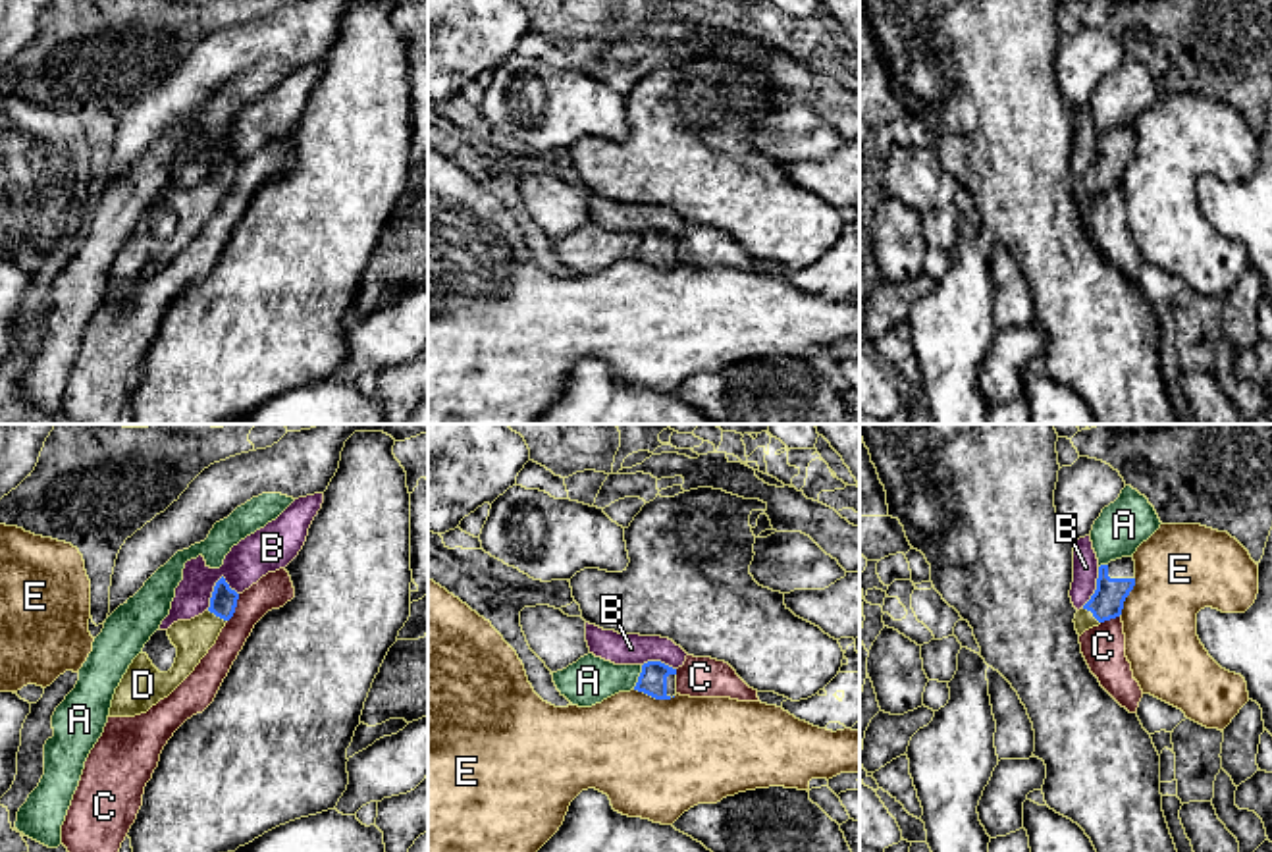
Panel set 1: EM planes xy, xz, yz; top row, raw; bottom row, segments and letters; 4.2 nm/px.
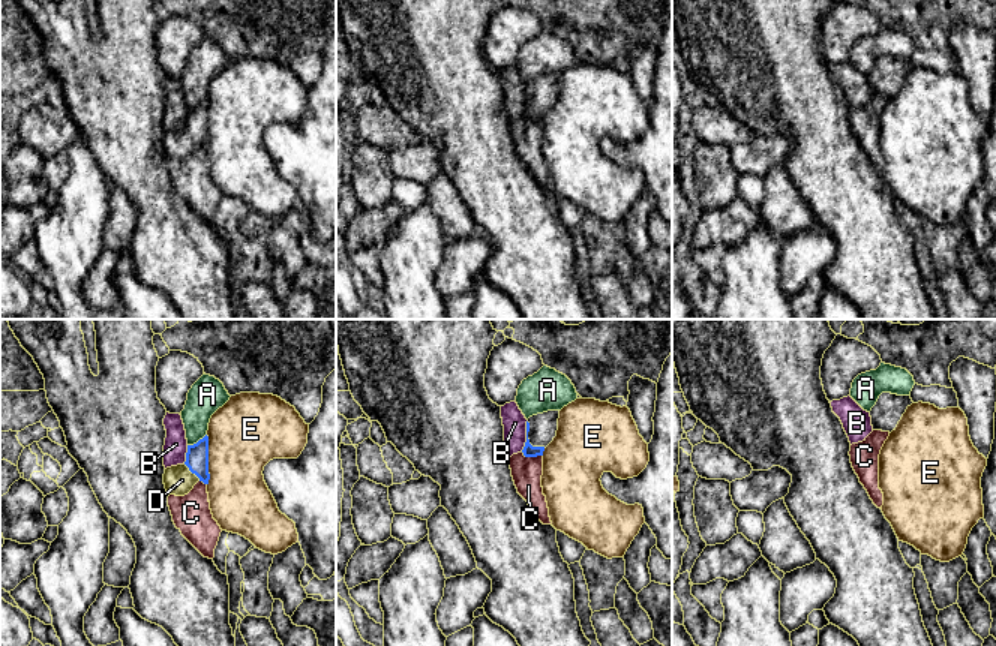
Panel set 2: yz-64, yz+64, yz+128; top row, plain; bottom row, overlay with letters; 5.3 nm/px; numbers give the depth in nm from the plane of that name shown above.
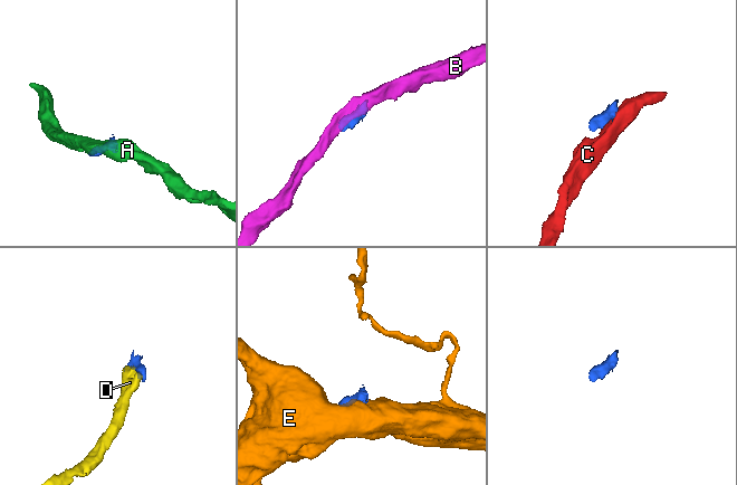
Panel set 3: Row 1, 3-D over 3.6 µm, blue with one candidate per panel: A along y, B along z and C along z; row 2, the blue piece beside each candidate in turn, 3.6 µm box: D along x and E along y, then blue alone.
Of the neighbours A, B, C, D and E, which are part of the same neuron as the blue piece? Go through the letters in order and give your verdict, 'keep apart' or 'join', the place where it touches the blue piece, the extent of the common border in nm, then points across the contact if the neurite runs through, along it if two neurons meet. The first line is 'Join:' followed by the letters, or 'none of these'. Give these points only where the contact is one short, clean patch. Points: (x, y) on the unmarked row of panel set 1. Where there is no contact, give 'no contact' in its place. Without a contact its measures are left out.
Join: D
A: keep apart | xz (638, 245) | 110 nm | along xz (642, 234), (633, 257)
B: keep apart | xy (212, 160) | 170 nm | along xy (222, 143), (207, 178)
C: keep apart | xy (236, 174) | 130 nm | along xy (239, 162), (236, 180), (228, 189)
D: join | xy (218, 184) | 90 nm | across xy (224, 168), (218, 184), (193, 207)
E: keep apart | xz (656, 266) | 180 nm

